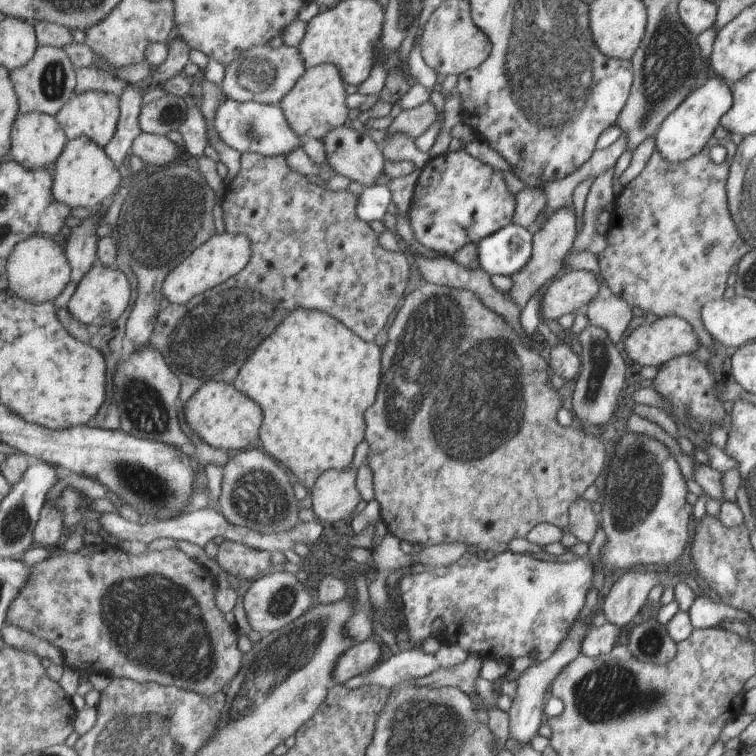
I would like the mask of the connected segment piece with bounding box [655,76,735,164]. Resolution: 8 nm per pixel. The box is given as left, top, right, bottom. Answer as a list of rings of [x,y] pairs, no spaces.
[[[716,76],[696,87],[684,98],[684,102],[662,121],[655,134],[655,150],[658,150],[672,164],[687,161],[700,153],[708,144],[708,138],[712,136],[712,132],[716,130],[720,116],[724,116],[732,108],[735,99],[732,96],[731,87],[725,79]]]

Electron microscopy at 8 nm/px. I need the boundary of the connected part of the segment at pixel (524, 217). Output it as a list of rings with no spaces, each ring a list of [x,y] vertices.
[[[525,187],[515,194],[514,198],[516,198],[516,210],[511,224],[529,228],[546,205],[546,193],[540,188]]]

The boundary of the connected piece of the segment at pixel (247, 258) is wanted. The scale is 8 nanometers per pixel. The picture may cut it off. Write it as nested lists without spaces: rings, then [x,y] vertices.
[[[225,230],[220,234],[214,234],[171,270],[167,281],[164,282],[164,298],[172,305],[186,304],[199,294],[222,285],[229,278],[235,277],[242,269],[247,268],[252,258],[251,246],[251,238],[242,233],[234,235]]]

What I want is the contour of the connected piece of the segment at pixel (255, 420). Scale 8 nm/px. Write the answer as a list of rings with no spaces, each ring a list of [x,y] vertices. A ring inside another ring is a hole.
[[[210,380],[192,394],[186,404],[184,418],[187,430],[192,430],[210,446],[233,454],[248,448],[248,444],[254,444],[258,430],[263,426],[263,408],[254,399],[236,390],[233,383]]]

